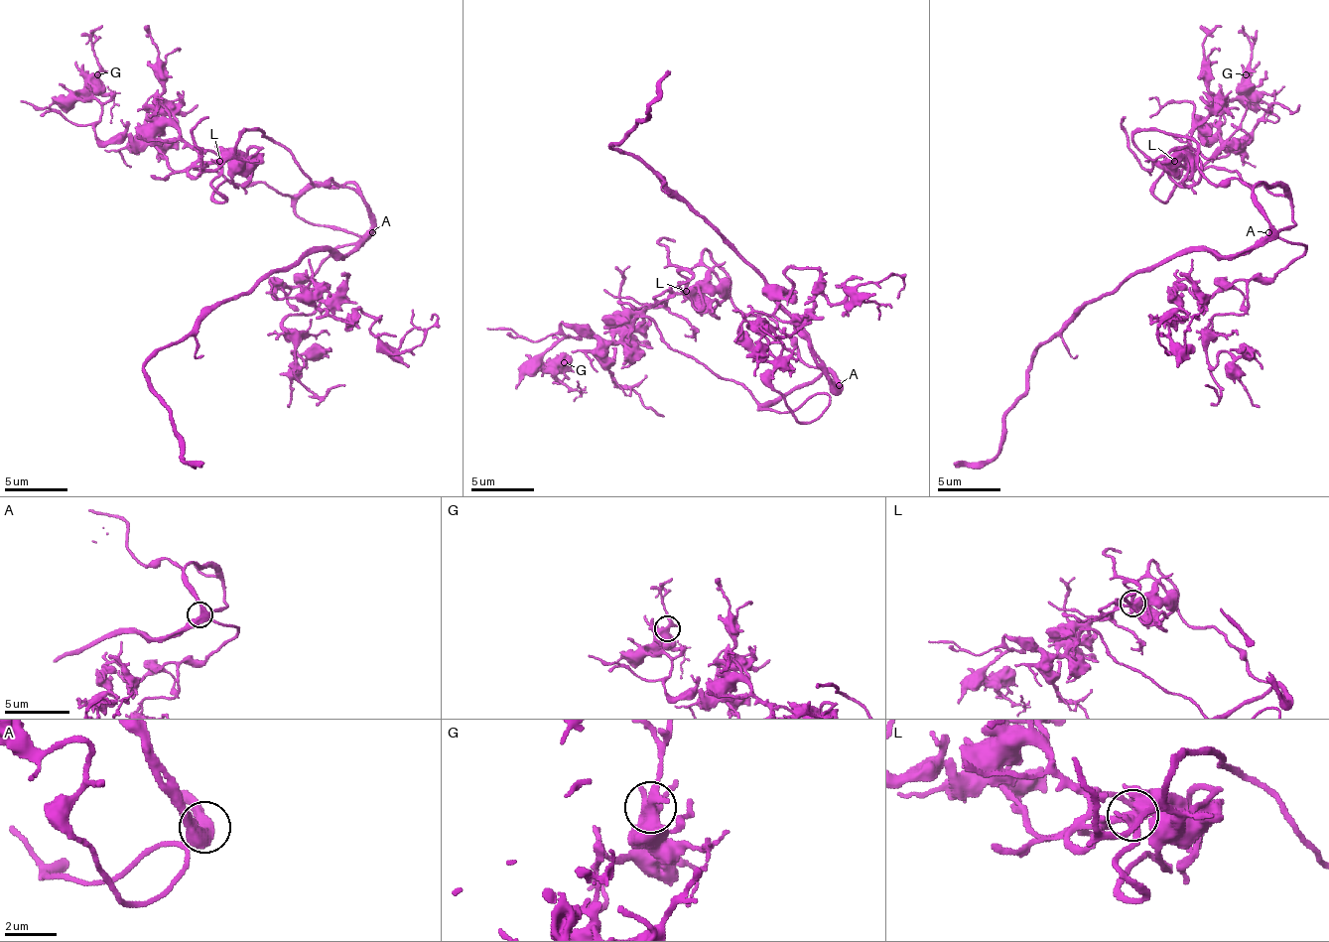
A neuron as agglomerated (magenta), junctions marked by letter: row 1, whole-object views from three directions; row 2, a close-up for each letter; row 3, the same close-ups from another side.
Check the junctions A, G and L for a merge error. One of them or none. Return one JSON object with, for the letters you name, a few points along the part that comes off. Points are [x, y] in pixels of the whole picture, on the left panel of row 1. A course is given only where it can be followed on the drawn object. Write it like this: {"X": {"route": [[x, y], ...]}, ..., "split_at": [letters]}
{"split_at": []}

